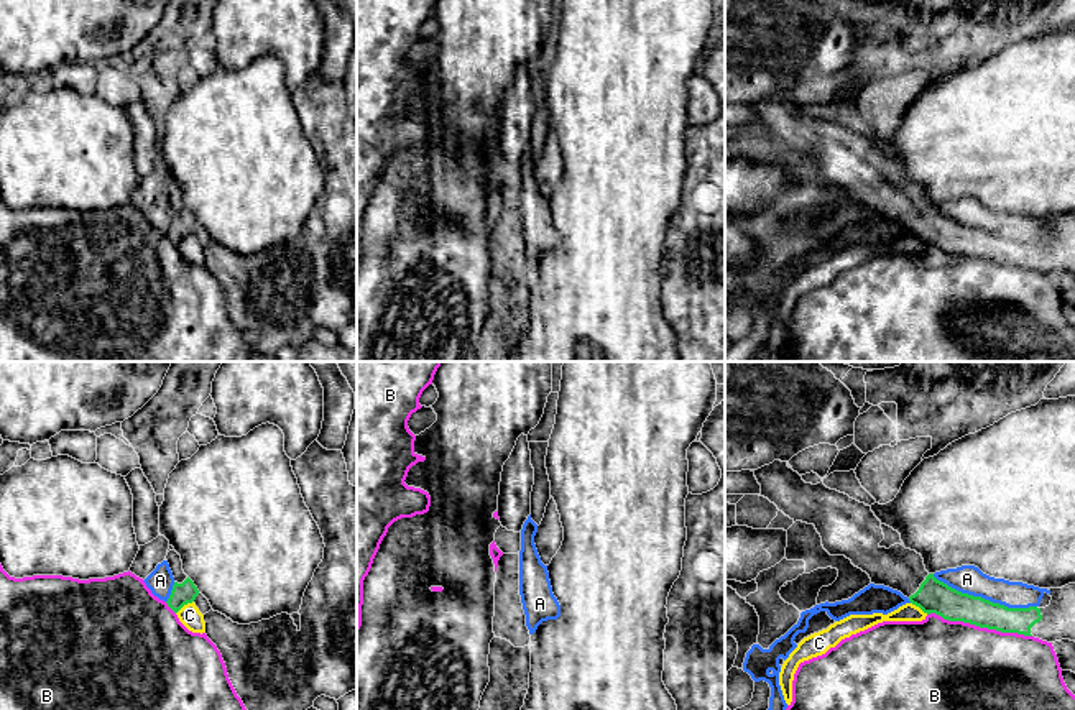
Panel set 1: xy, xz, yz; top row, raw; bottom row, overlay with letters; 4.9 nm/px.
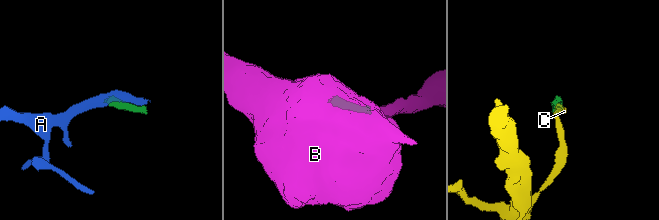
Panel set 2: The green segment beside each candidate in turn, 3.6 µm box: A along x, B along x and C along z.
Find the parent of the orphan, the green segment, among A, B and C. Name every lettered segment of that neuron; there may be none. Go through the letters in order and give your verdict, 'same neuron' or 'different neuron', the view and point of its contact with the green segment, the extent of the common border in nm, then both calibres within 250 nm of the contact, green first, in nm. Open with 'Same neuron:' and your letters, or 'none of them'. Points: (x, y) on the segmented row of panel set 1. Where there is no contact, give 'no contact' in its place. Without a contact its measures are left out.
Same neuron: none of them
A: different neuron; contact yz (983, 599); length 550 nm; calibres 160 and 140 nm
B: different neuron; contact yz (980, 627); length 500 nm; calibres 150 and 440 nm
C: different neuron; contact xy (184, 603); length 110 nm; calibres 110 and 110 nm

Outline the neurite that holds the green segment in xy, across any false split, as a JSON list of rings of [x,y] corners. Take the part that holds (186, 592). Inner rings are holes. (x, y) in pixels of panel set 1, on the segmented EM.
[[[169,551],[166,560],[174,577],[174,585],[166,603],[174,613],[178,613],[184,605],[196,600],[199,590],[184,574],[181,556],[176,551]]]

